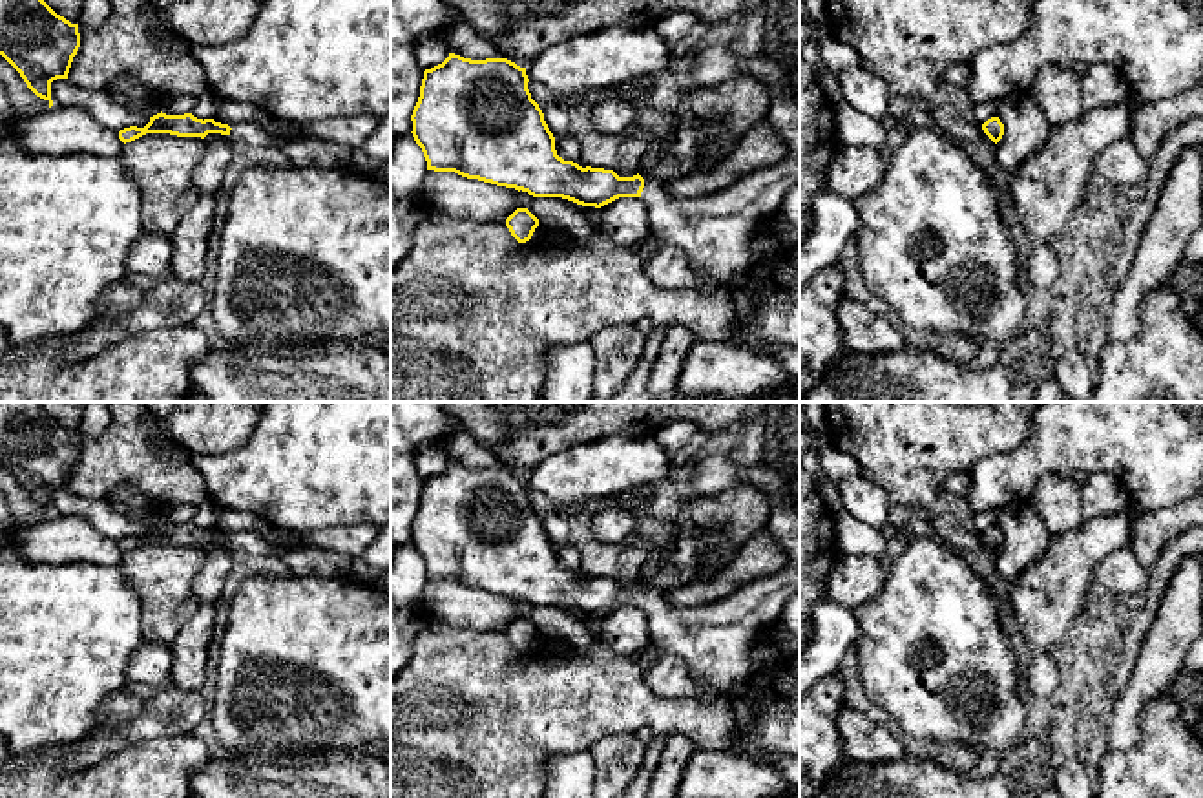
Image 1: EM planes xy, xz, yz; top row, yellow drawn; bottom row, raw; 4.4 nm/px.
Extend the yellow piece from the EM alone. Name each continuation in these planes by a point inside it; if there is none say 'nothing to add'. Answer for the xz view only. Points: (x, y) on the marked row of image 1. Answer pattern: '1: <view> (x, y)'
1: xz (714, 230)

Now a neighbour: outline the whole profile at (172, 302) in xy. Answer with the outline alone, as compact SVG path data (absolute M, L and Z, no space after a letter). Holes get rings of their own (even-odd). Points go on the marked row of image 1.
M166 272L142 301L117 320L95 325L64 351L68 362L97 356L122 338L152 329L190 325L206 307L206 292L199 281L183 281Z

